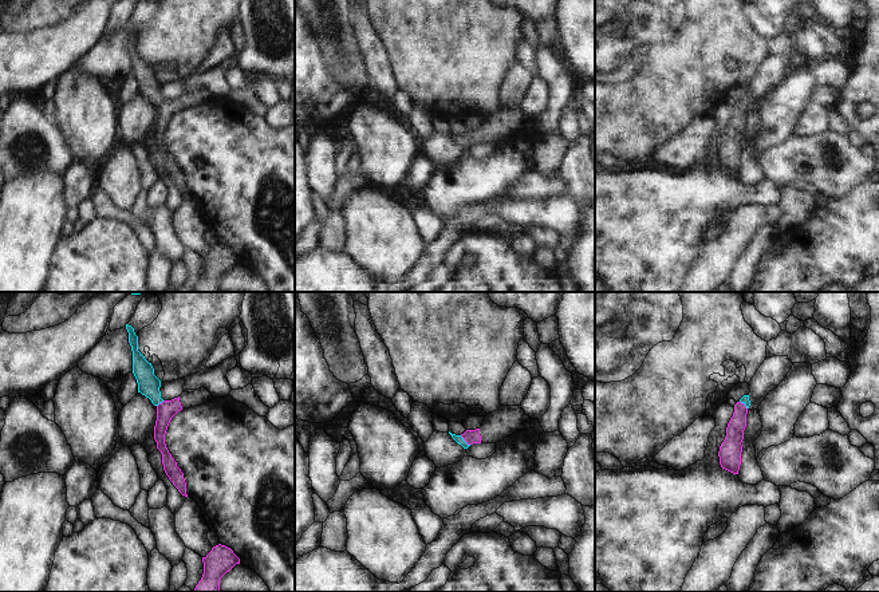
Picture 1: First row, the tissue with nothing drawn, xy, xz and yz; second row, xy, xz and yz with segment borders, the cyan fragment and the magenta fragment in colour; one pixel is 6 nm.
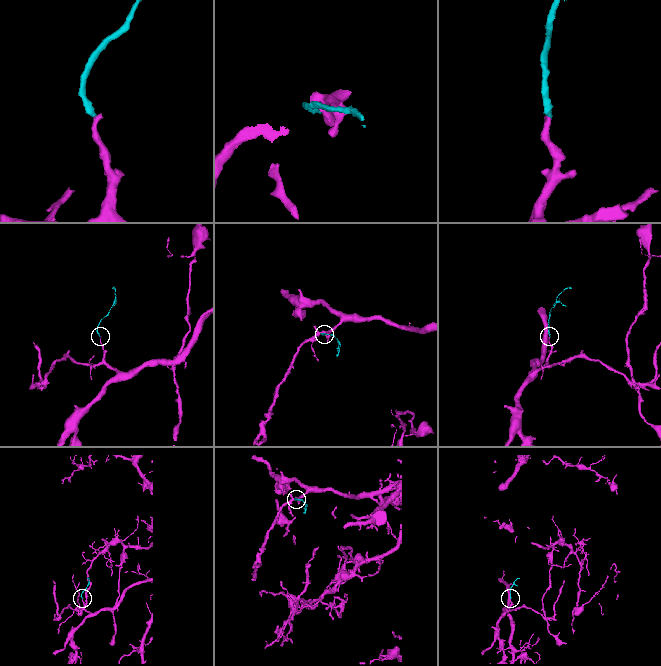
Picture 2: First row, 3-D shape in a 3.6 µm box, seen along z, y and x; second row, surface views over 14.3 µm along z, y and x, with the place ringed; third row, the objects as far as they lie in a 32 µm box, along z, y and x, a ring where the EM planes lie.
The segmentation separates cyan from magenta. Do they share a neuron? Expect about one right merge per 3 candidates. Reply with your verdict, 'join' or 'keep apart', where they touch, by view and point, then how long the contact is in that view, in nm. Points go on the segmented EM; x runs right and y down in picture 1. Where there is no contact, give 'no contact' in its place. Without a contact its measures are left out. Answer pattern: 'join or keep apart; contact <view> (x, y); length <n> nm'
join; contact xz (464, 441); length 90 nm

